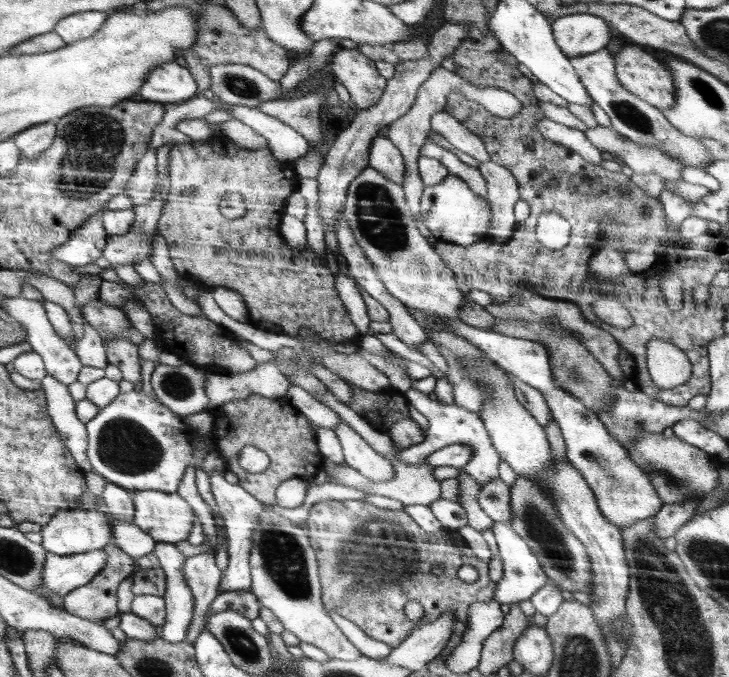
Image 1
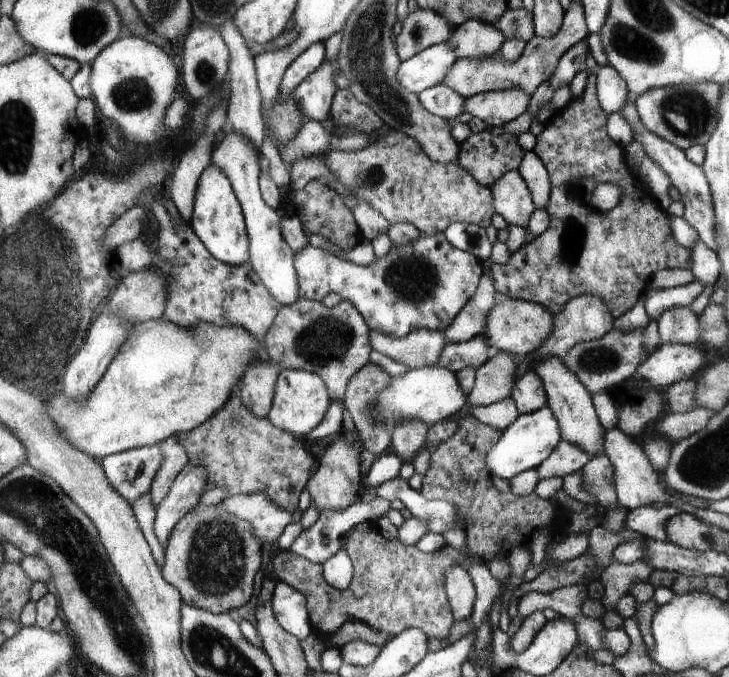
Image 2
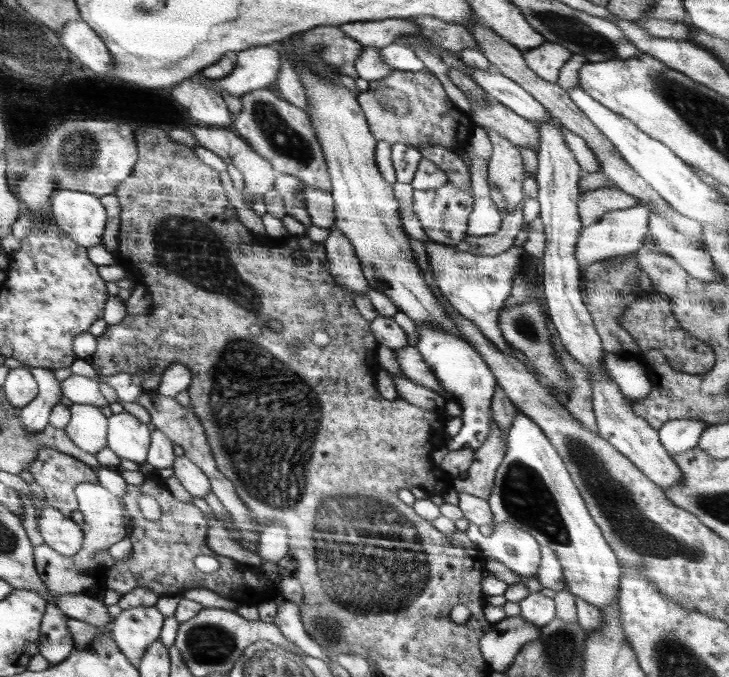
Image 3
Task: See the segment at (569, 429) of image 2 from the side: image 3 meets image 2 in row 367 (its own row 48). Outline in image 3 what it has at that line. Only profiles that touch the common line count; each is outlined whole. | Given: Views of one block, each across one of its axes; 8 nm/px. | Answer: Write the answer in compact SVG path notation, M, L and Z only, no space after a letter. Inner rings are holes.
M546 42L543 46L522 52L525 60L538 76L555 83L563 64L572 52L563 45Z

